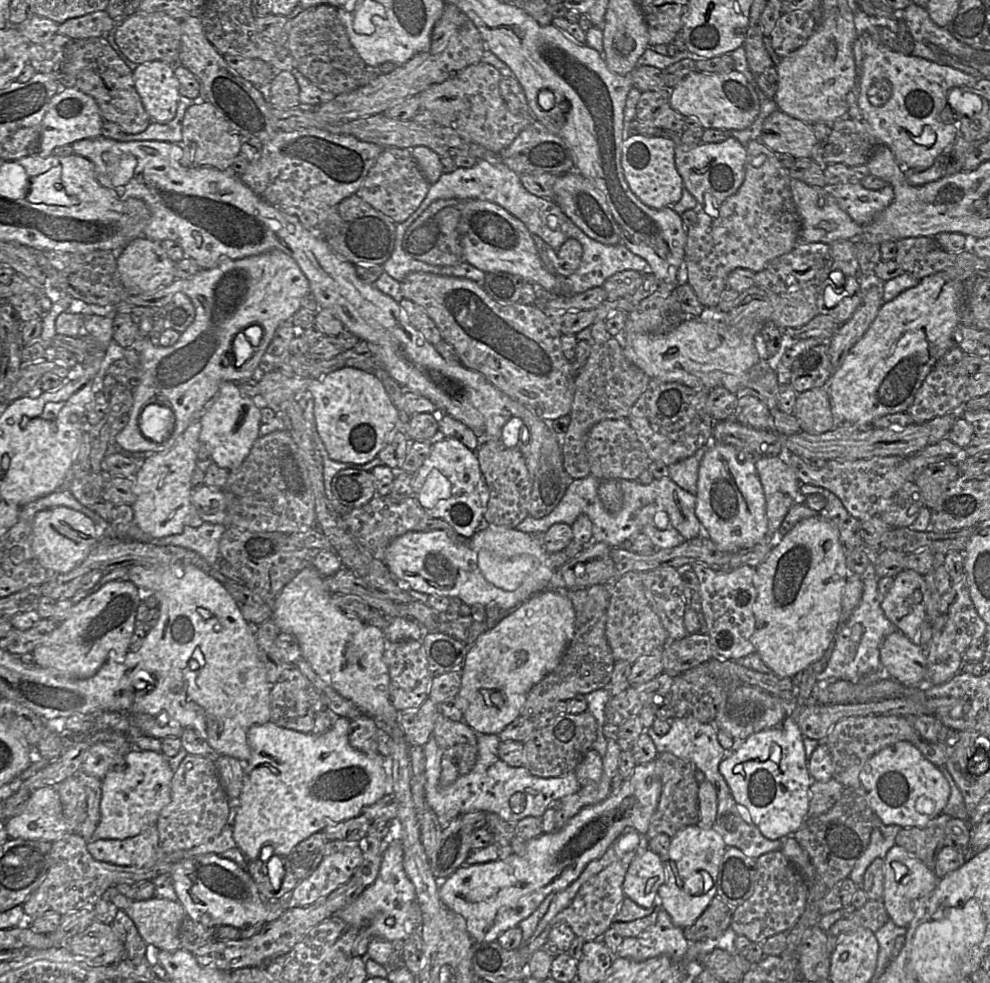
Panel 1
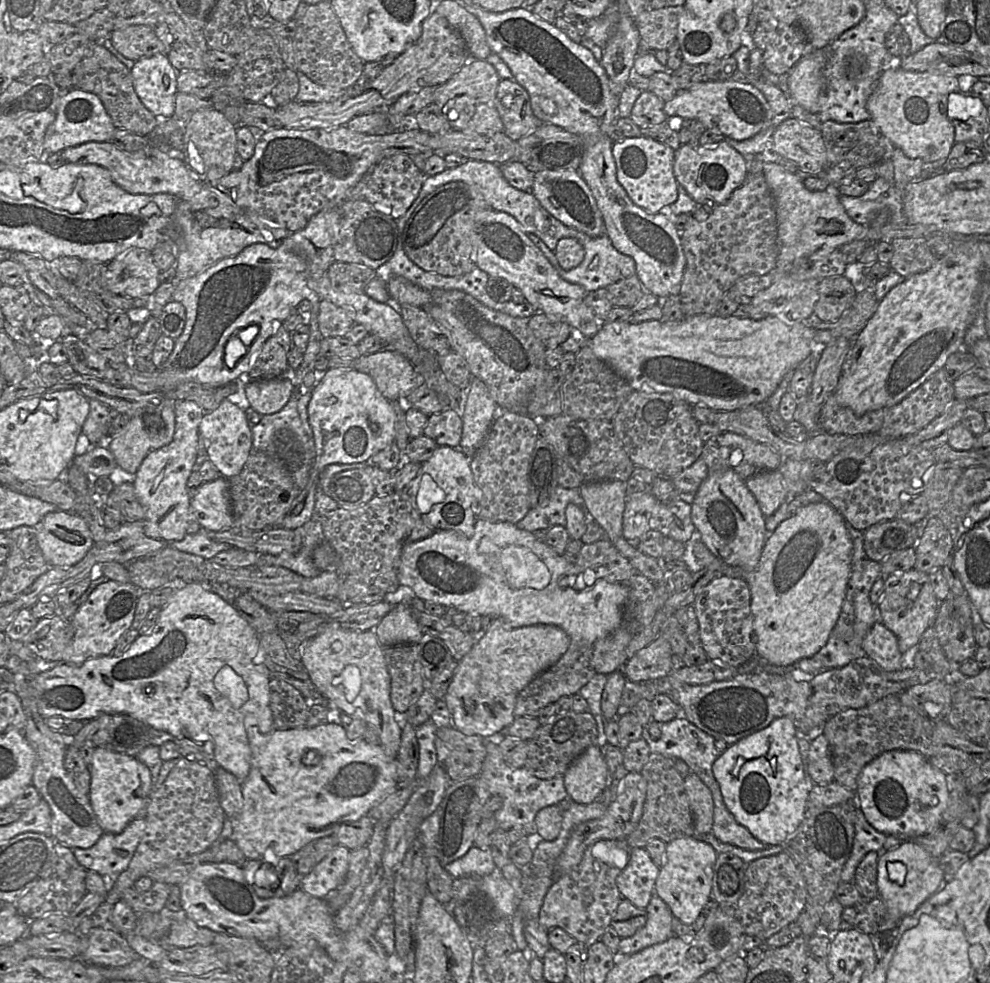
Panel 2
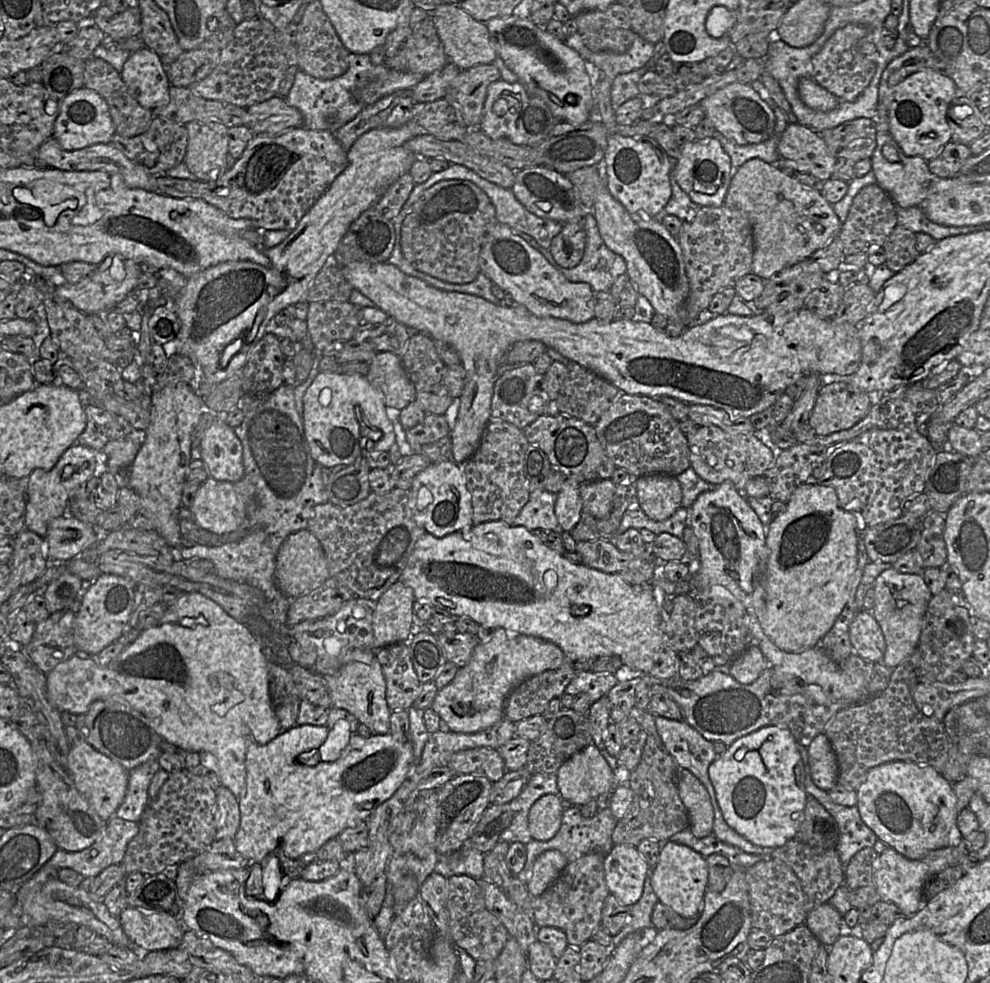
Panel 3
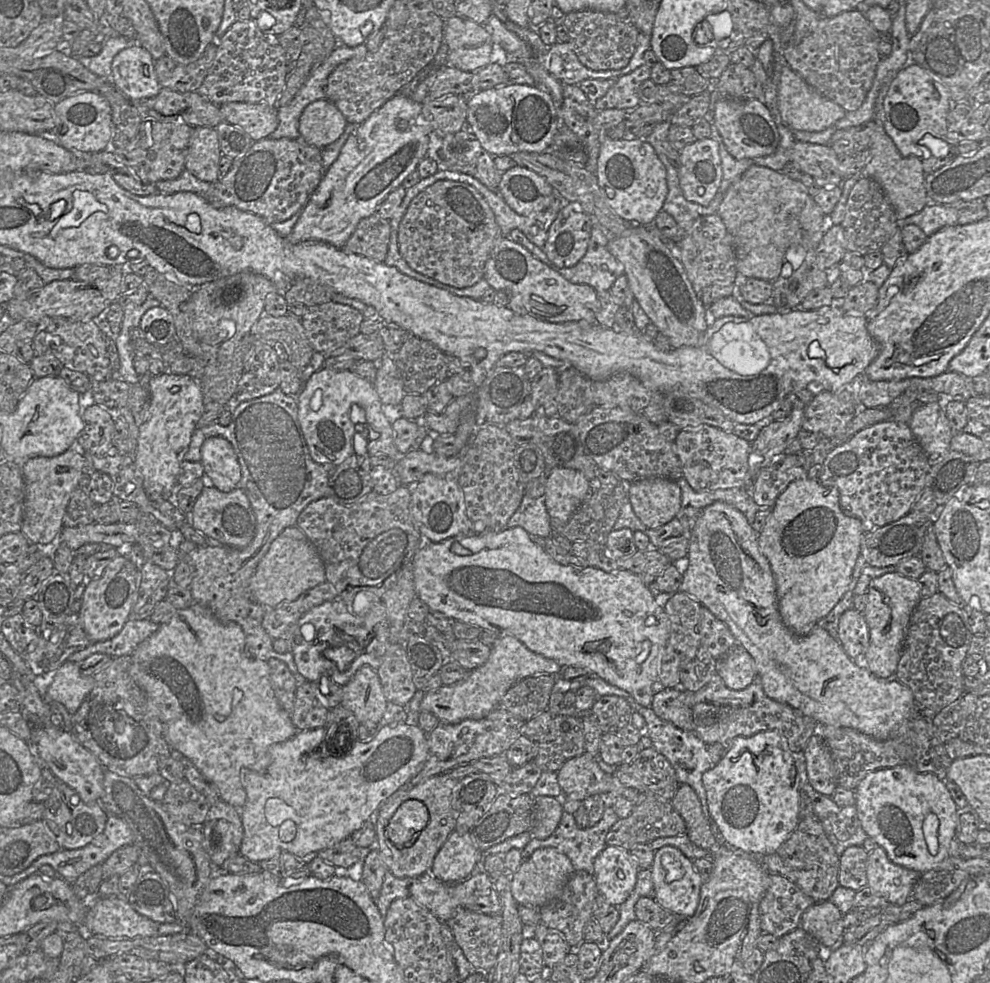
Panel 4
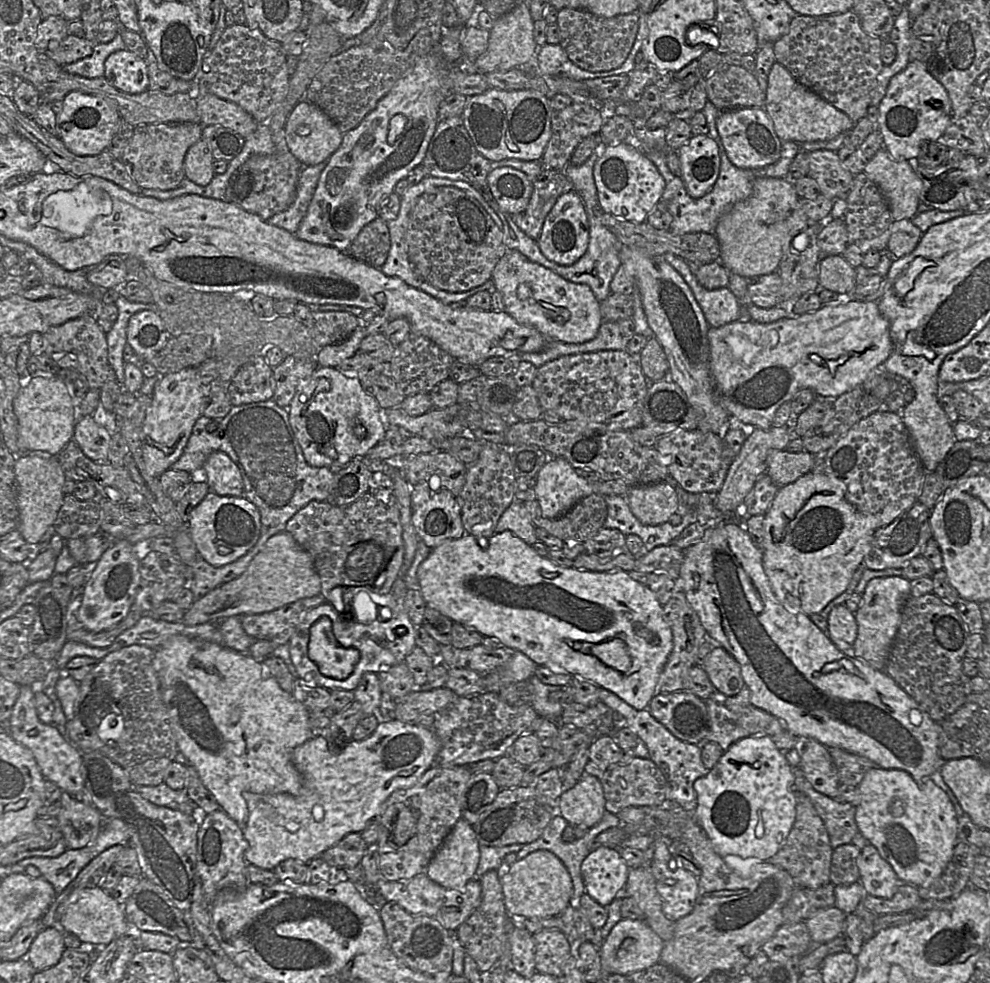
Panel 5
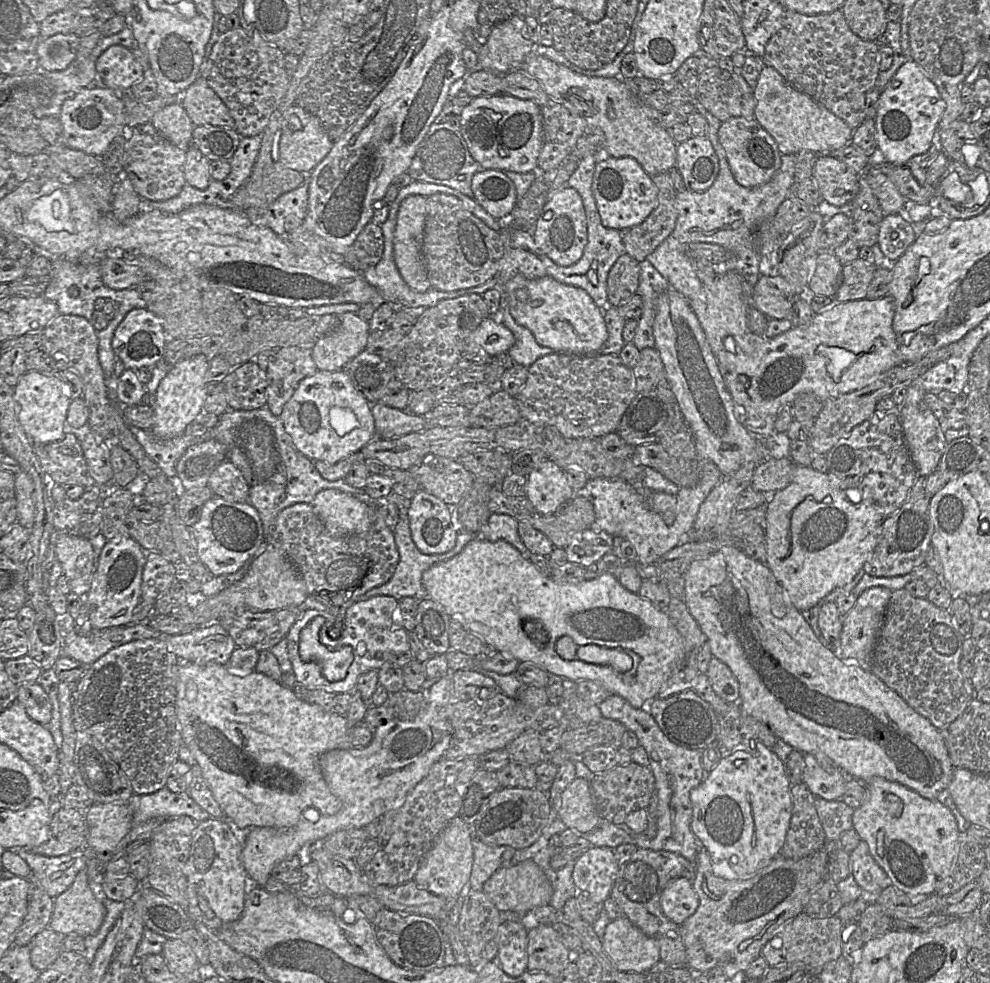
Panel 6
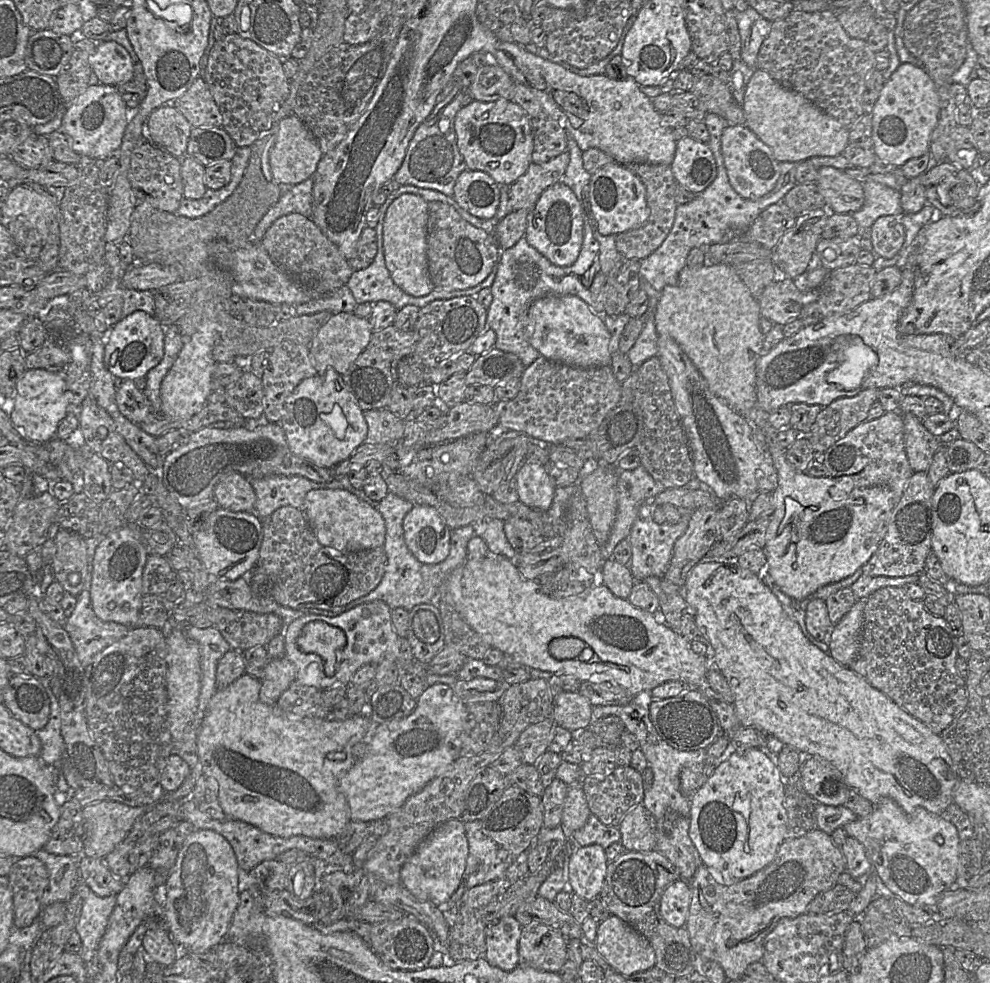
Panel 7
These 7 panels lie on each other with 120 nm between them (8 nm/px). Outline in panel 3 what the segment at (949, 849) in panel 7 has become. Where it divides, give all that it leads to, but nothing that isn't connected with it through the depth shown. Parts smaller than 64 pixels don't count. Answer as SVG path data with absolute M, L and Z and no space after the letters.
M891 761L867 772L865 780L856 790L861 819L883 841L908 859L918 860L930 851L949 845L956 834L958 815L957 798L953 783L946 780L935 768L909 761Z

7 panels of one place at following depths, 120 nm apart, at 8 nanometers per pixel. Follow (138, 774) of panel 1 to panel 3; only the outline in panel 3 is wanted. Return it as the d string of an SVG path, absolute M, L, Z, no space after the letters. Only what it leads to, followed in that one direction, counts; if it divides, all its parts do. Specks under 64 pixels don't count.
M80 738L71 743L66 770L92 809L101 819L109 821L124 801L128 789L129 771Z

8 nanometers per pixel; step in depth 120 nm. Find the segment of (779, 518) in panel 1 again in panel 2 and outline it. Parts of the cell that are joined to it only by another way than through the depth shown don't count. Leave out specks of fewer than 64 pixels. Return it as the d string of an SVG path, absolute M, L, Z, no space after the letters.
M778 469L751 476L746 480L746 486L766 517L774 514L787 499L786 484Z

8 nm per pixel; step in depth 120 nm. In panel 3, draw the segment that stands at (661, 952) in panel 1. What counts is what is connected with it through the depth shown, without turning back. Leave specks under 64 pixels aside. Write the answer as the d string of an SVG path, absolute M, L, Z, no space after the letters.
M649 870L644 881L643 892L640 899L631 907L629 922L620 930L618 934L612 937L612 945L618 945L626 936L634 932L649 932L652 934L651 915L658 899L651 886L652 870Z

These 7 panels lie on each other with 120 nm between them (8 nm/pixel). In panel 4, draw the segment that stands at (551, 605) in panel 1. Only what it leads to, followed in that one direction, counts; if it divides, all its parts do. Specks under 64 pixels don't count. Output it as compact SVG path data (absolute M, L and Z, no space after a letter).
M513 636L498 637L491 647L488 660L453 685L442 685L426 693L420 703L421 712L430 712L440 721L459 723L466 719L479 720L500 706L507 691L518 681L538 674L557 675L562 667L554 660L528 649Z

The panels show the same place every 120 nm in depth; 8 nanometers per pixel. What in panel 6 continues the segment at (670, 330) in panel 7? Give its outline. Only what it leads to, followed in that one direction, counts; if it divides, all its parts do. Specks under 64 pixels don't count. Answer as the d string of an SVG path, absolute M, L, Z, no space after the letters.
M736 272L717 275L713 282L704 285L699 296L690 299L689 303L701 324L715 358L716 354L725 350L723 342L726 336L741 336L749 332L746 313L751 300L744 297L741 277Z

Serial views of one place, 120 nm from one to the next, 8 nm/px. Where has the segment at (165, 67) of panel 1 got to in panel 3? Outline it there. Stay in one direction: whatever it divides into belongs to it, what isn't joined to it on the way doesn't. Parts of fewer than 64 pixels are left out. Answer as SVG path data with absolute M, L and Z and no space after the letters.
M143 47L125 62L121 77L133 98L144 108L154 110L169 102L170 83L160 57Z

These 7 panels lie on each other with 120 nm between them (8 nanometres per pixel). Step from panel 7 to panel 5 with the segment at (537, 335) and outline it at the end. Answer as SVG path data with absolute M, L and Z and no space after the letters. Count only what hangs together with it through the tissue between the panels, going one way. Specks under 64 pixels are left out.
M507 250L493 271L492 281L503 296L504 311L517 323L539 331L547 341L585 343L597 336L603 323L600 302L587 284L568 281L517 250Z

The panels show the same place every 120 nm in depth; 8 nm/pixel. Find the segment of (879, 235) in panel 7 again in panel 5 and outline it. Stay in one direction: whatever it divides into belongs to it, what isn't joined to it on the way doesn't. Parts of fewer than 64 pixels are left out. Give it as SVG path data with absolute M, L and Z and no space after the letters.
M910 219L894 220L890 232L887 251L893 259L910 254L924 234Z

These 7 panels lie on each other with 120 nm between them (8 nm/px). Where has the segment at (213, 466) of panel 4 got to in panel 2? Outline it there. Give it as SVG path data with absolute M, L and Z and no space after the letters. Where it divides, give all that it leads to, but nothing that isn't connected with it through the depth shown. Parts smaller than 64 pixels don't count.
M227 398L220 403L218 408L205 412L203 416L199 425L199 434L205 440L206 457L227 480L241 472L252 452L252 426L247 420L245 410Z

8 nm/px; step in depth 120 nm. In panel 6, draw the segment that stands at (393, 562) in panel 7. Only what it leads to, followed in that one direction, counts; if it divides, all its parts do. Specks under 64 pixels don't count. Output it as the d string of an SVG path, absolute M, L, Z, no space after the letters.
M392 492L390 495L386 497L385 501L394 501L398 510L398 521L394 527L393 532L394 532L395 543L399 551L399 556L400 556L399 562L393 576L387 583L369 590L365 594L361 595L359 597L359 600L366 601L371 597L378 596L378 595L392 596L399 601L406 596L414 597L419 601L422 601L424 599L430 599L422 583L423 573L434 564L449 560L454 556L456 556L457 554L459 554L469 542L471 542L474 538L478 536L478 534L473 534L464 529L458 529L456 545L451 551L443 554L429 554L429 555L423 554L417 548L411 536L410 522L408 518L410 500Z

